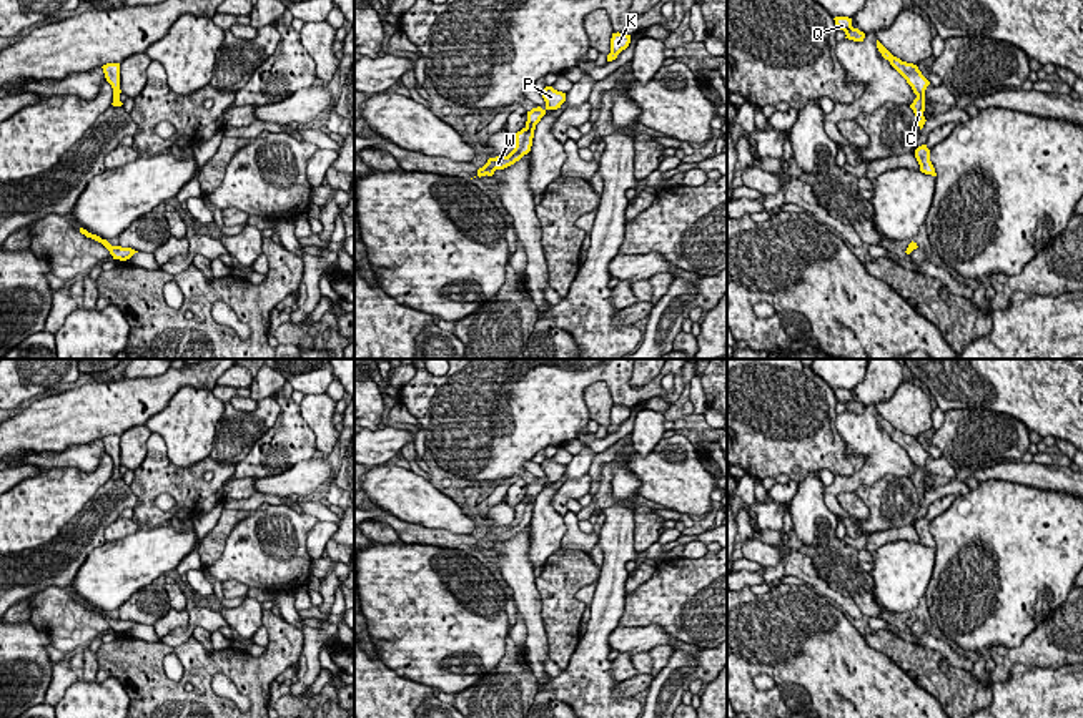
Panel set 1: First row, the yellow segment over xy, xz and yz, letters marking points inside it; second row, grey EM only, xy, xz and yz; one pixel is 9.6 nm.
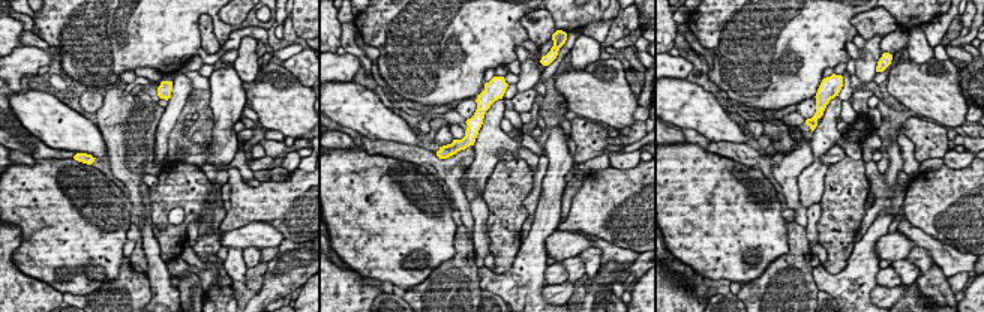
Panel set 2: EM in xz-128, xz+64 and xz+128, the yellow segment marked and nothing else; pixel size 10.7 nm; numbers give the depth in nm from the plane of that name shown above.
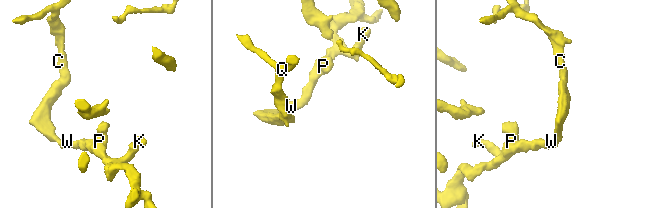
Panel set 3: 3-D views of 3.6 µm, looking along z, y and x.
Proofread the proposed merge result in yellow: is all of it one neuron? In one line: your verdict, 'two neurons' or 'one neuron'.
one neuron

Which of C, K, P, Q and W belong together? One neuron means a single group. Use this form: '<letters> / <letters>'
C K P Q W

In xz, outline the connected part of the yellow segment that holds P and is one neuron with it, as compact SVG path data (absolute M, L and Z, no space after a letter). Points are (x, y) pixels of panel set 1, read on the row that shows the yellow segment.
M546 86L541 95L546 101L546 108L542 110L537 106L527 111L526 126L516 133L514 150L507 156L489 158L487 163L477 170L476 176L492 176L496 170L504 170L514 165L531 151L536 125L541 121L547 110L557 110L566 101L566 93L557 91L552 86Z

